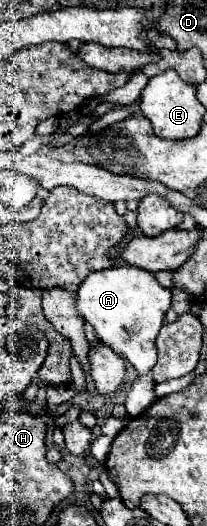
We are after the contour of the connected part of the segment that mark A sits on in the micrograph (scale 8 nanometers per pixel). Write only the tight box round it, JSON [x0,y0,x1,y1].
[78,266,172,418]

